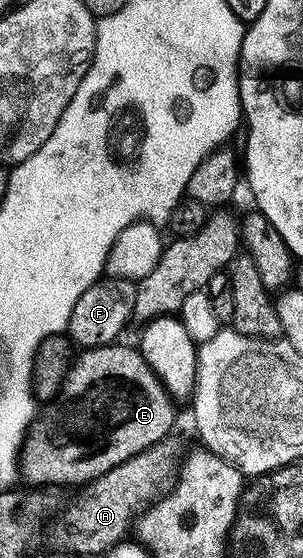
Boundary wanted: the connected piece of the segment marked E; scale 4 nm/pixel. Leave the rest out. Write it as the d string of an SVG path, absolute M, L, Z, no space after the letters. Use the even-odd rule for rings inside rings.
M116 341L107 343L104 347L80 350L50 407L47 423L51 426L51 431L39 427L40 424L32 424L19 452L18 478L24 479L27 482L24 484L31 489L60 489L59 487L75 487L78 483L91 485L96 479L110 476L115 466L172 434L171 426L175 423L177 403L171 398L157 373L149 369L143 354L134 346L126 347L123 341Z

